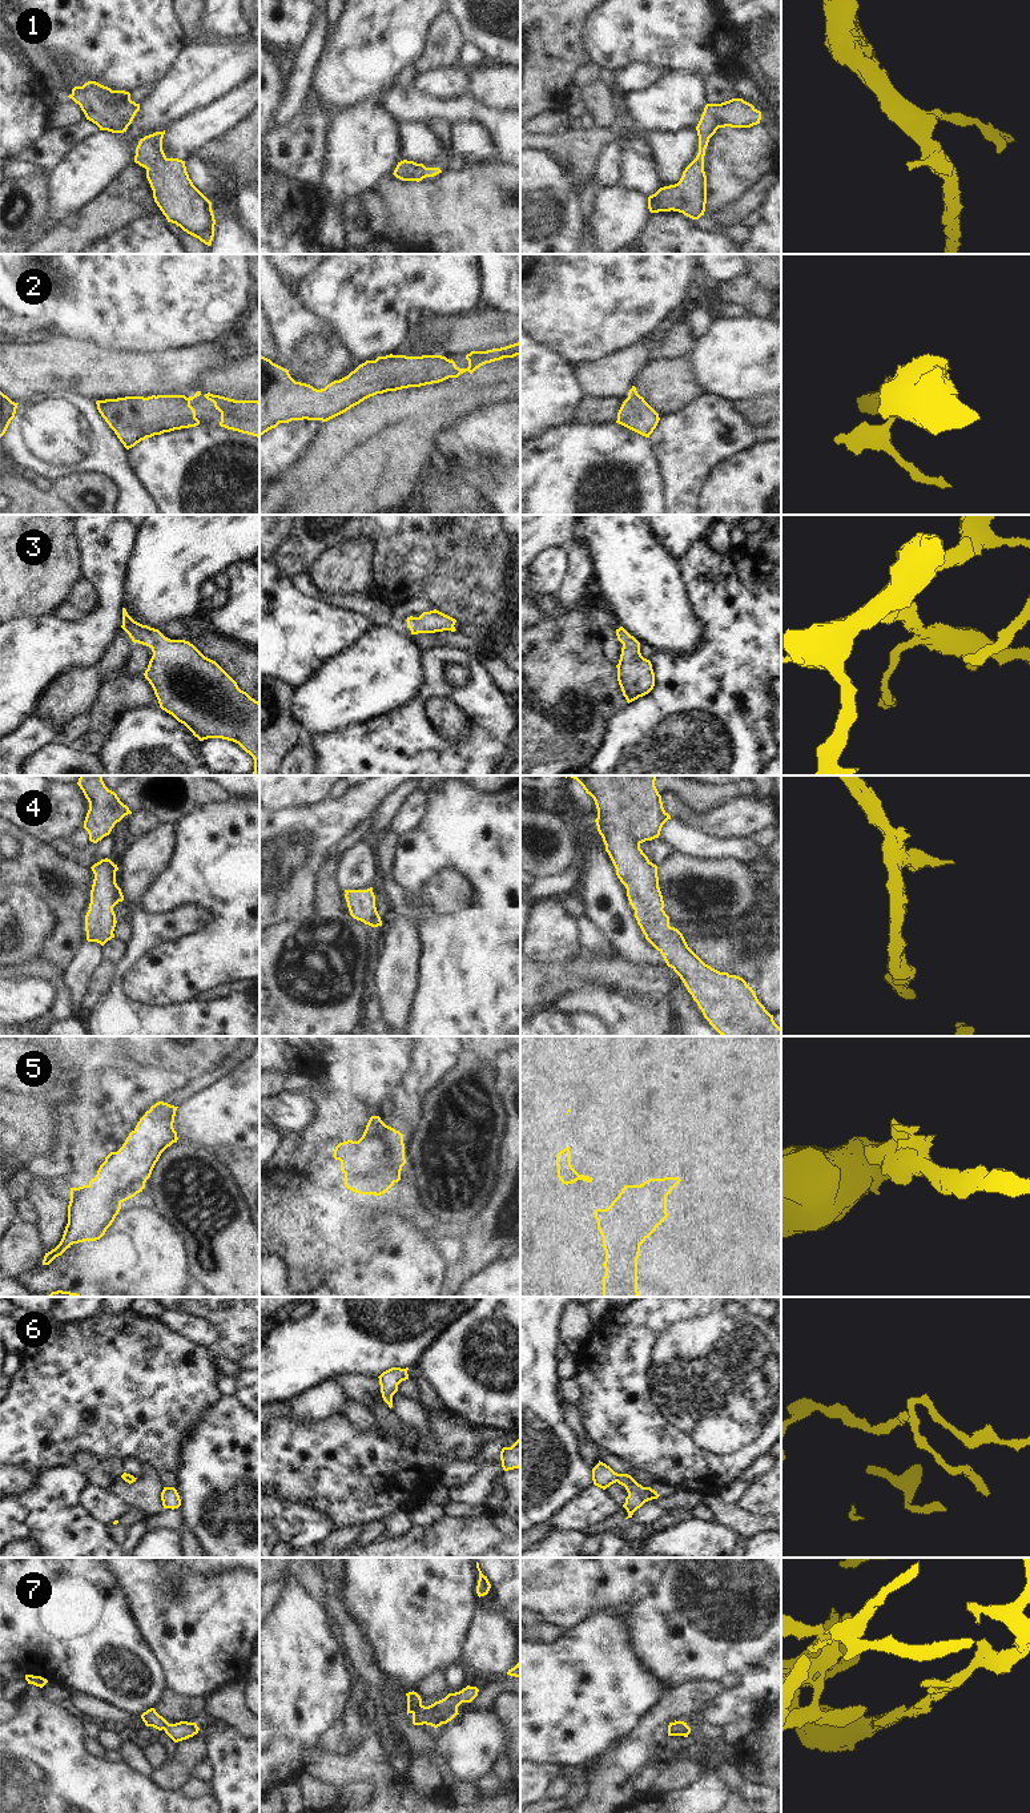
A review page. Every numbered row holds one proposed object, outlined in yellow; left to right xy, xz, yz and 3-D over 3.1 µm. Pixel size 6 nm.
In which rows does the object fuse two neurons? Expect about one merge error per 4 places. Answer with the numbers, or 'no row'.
no row

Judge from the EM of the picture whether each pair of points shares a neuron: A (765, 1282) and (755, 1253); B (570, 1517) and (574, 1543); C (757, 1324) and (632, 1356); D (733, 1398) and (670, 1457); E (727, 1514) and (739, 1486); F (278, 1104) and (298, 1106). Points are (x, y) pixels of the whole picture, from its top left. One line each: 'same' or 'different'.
A: different
B: different
C: same
D: same
E: different
F: same

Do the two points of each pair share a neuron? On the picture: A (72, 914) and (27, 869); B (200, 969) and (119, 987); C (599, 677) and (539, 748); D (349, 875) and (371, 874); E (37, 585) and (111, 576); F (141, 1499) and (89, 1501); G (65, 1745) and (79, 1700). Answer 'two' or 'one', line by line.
A: one
B: two
C: one
D: one
E: two
F: two
G: two

